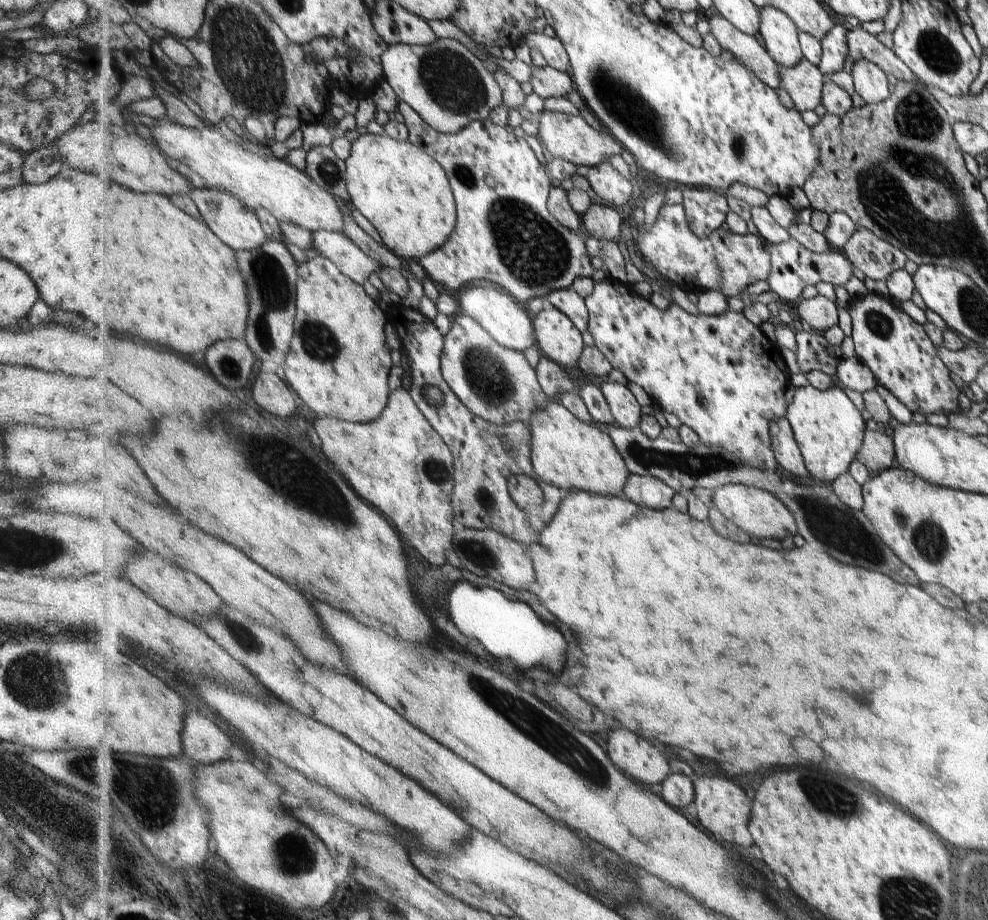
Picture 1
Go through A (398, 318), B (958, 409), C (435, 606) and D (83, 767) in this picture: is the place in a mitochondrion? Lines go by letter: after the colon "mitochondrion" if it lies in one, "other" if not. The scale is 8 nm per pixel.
A: other
B: other
C: other
D: mitochondrion

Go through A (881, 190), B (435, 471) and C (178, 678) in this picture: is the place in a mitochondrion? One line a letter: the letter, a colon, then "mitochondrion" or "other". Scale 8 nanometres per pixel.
A: mitochondrion
B: mitochondrion
C: other

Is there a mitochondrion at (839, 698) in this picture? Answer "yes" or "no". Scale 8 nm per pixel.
no

